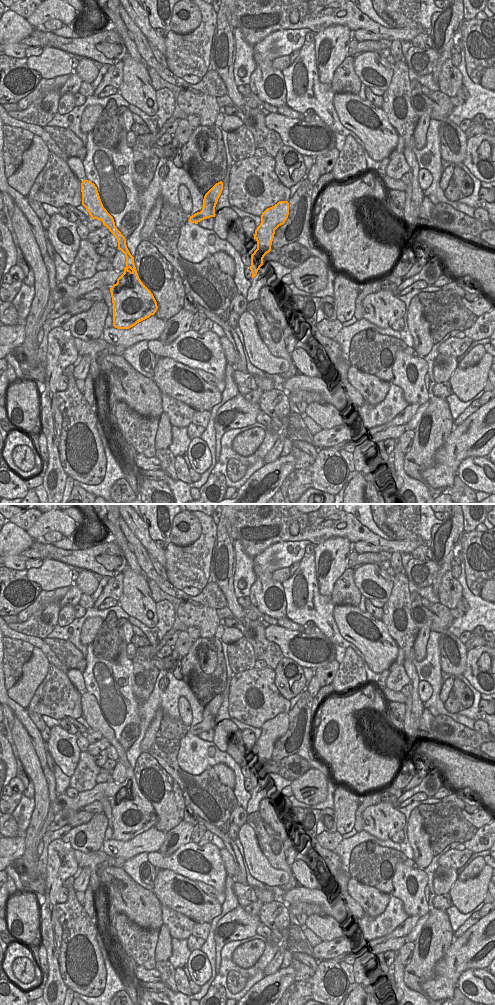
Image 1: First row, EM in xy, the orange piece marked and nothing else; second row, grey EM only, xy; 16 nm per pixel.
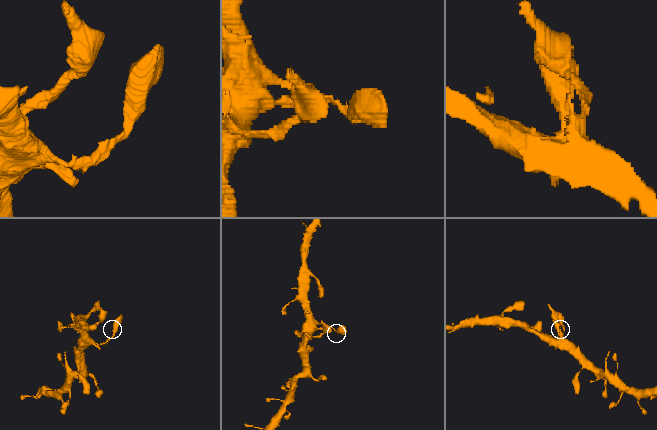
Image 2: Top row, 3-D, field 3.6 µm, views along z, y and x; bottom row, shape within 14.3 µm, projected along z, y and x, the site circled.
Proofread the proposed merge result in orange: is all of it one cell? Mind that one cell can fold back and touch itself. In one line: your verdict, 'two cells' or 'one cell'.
one cell

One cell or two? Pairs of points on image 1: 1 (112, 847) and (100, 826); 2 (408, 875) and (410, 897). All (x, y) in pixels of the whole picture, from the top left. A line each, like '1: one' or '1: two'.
1: two
2: one

